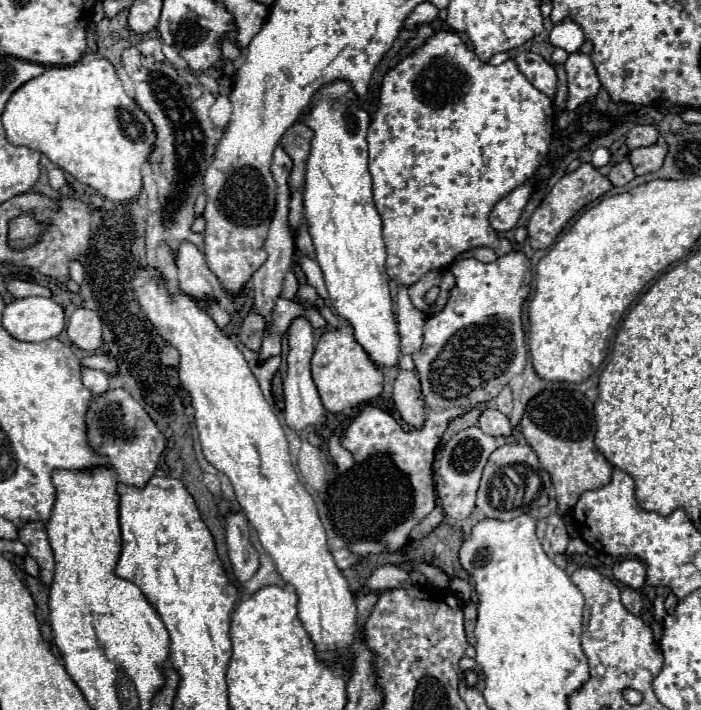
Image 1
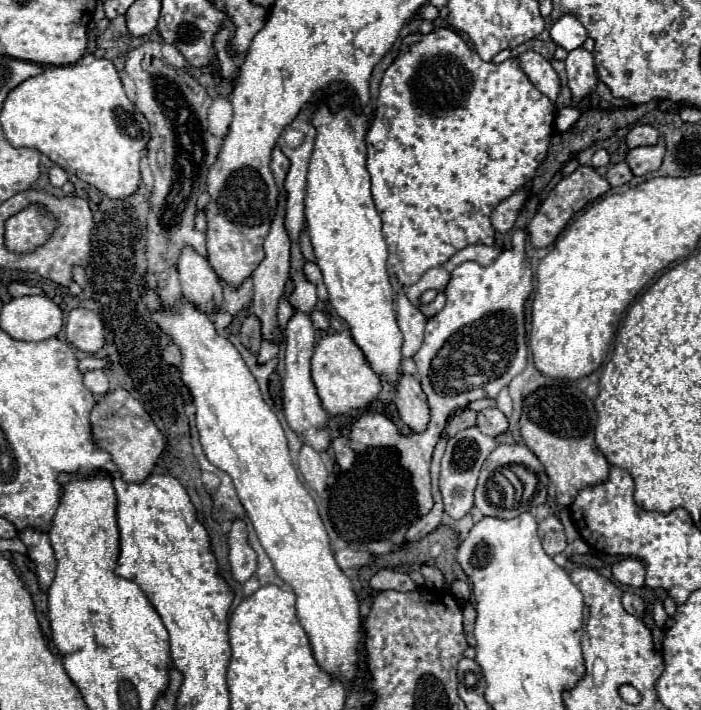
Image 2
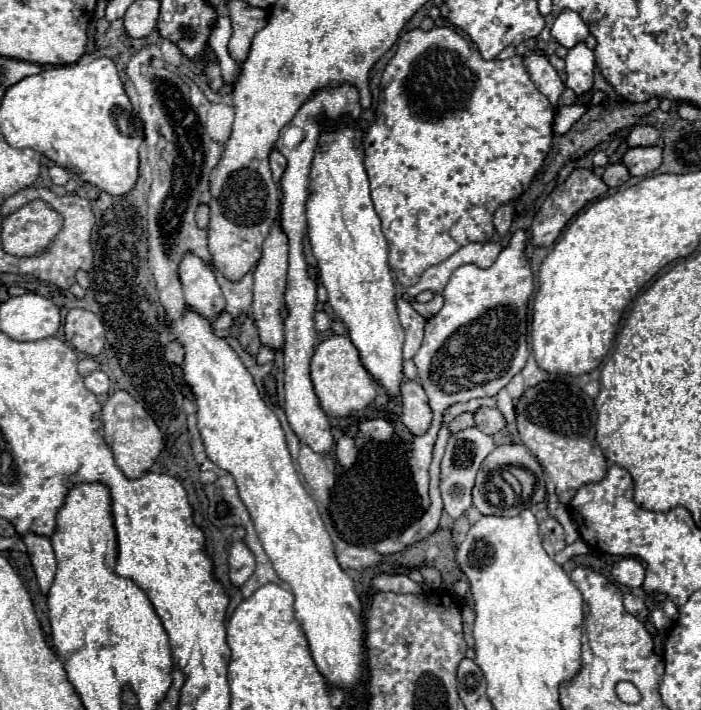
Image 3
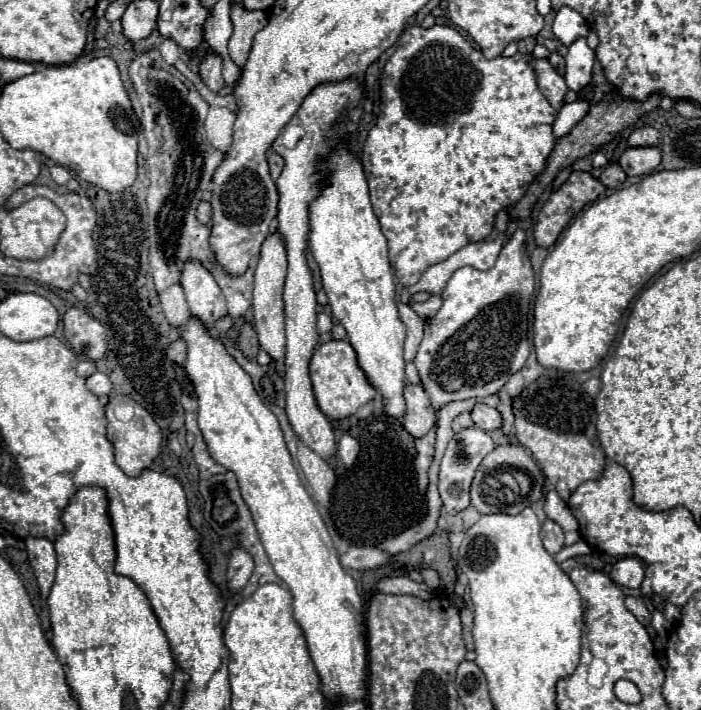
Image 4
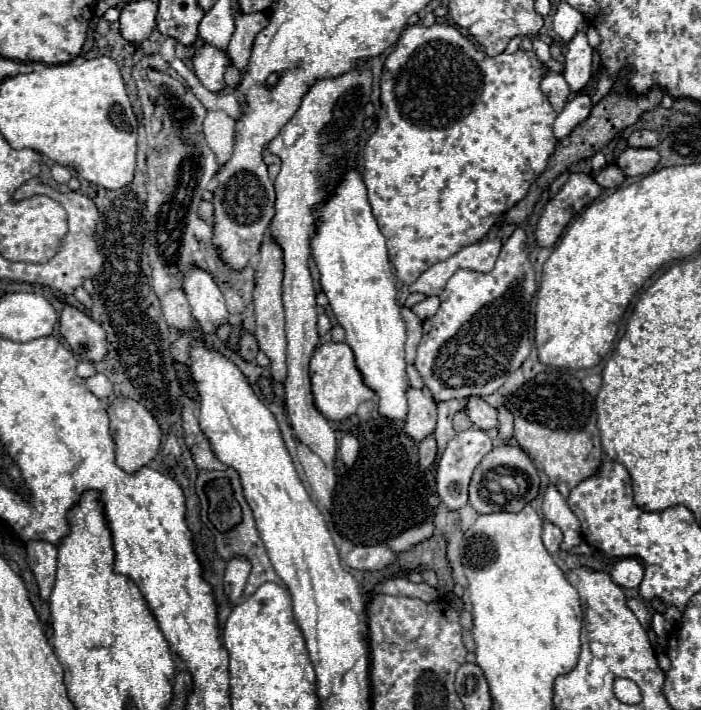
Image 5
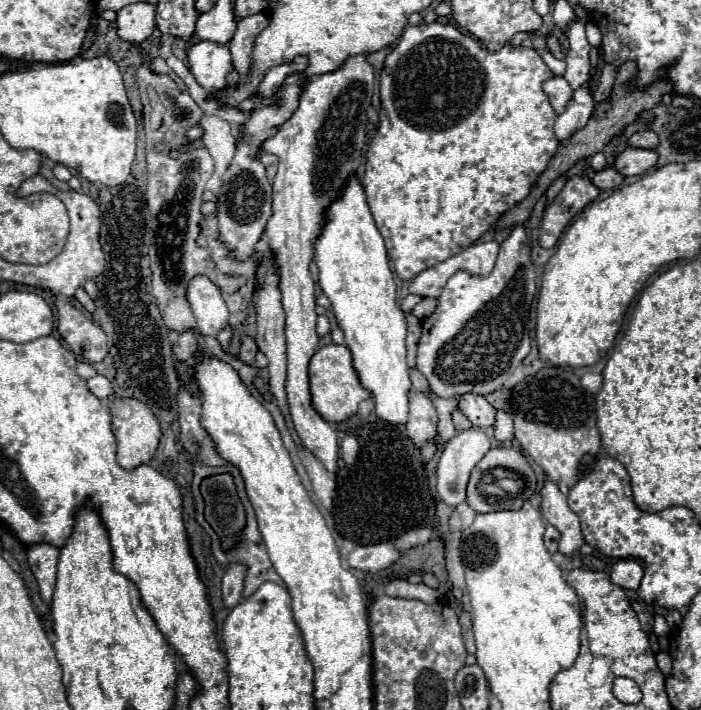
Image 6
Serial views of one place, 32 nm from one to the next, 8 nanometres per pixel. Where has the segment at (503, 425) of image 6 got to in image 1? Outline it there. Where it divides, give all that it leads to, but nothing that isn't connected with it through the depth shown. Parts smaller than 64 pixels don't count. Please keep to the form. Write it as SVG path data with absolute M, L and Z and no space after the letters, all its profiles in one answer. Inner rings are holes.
M508 386L496 396L496 408L500 412L504 412L506 416L510 416L510 412L512 412L512 392L510 392Z

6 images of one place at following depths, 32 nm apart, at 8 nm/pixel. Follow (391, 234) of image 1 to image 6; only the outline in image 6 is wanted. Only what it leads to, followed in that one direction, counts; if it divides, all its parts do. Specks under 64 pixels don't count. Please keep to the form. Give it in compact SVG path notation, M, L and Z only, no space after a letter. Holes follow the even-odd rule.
M442 22L408 26L404 30L398 44L386 56L384 68L380 72L380 100L382 100L381 108L384 109L379 111L379 123L366 154L366 172L364 172L364 190L370 212L374 216L378 232L386 242L386 250L394 264L394 270L402 280L414 280L422 270L454 256L456 252L462 252L464 248L474 244L484 232L488 232L496 224L502 212L510 210L514 204L518 204L528 196L532 184L544 172L544 168L548 166L550 158L556 154L558 148L558 140L554 136L556 112L552 110L550 100L542 90L542 84L550 78L554 78L552 70L544 64L542 56L534 48L512 46L508 42L500 50L488 52L476 38L462 34L454 24L442 24Z

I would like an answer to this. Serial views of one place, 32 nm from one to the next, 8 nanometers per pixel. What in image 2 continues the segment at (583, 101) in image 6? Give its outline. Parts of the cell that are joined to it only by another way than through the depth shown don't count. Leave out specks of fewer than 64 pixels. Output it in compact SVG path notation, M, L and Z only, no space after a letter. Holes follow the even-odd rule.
M566 106L562 110L558 110L556 116L556 132L566 132L578 118L580 118L580 110L576 106Z

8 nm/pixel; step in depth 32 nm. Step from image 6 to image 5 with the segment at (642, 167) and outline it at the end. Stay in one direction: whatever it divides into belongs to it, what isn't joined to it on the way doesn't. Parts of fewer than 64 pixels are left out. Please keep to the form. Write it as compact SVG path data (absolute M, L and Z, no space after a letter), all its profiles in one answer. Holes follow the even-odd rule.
M626 148L618 156L616 166L626 176L642 176L642 174L648 174L650 170L654 170L658 160L660 160L660 156L654 148Z

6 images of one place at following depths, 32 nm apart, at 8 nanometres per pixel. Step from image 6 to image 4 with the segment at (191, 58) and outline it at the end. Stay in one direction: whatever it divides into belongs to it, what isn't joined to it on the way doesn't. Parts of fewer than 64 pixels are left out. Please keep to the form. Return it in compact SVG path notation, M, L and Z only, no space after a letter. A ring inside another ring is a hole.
M212 50L206 52L198 62L198 74L200 74L202 82L212 92L218 92L224 86L224 80L222 80L222 58Z

